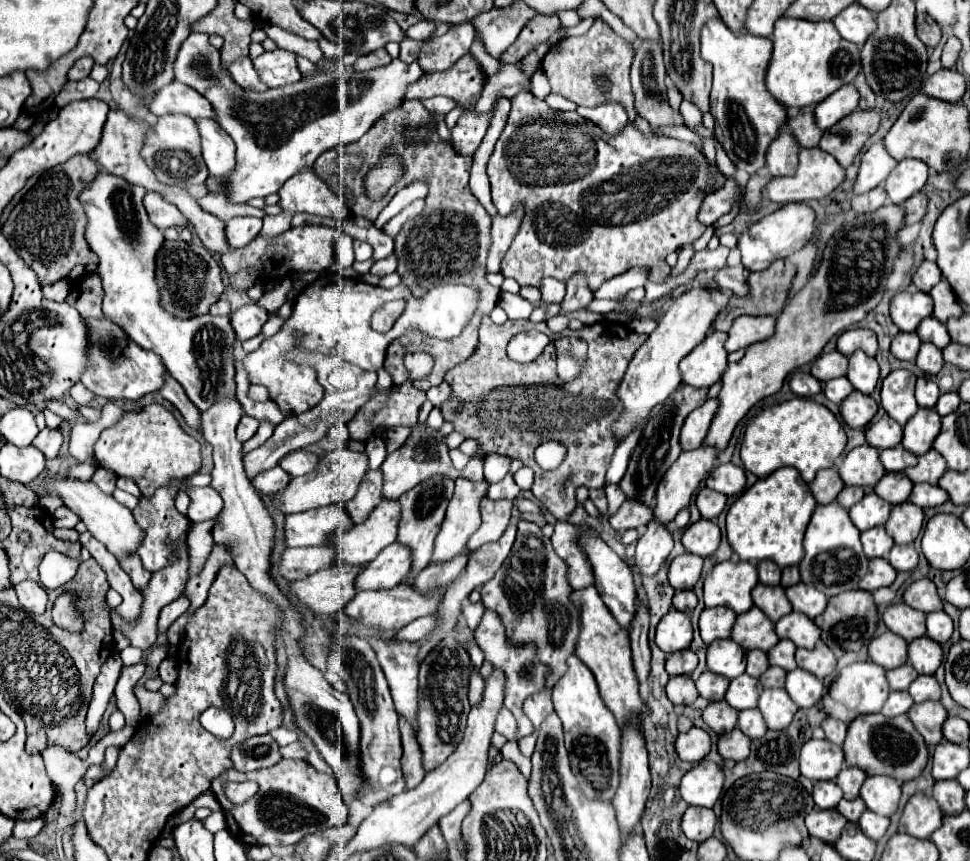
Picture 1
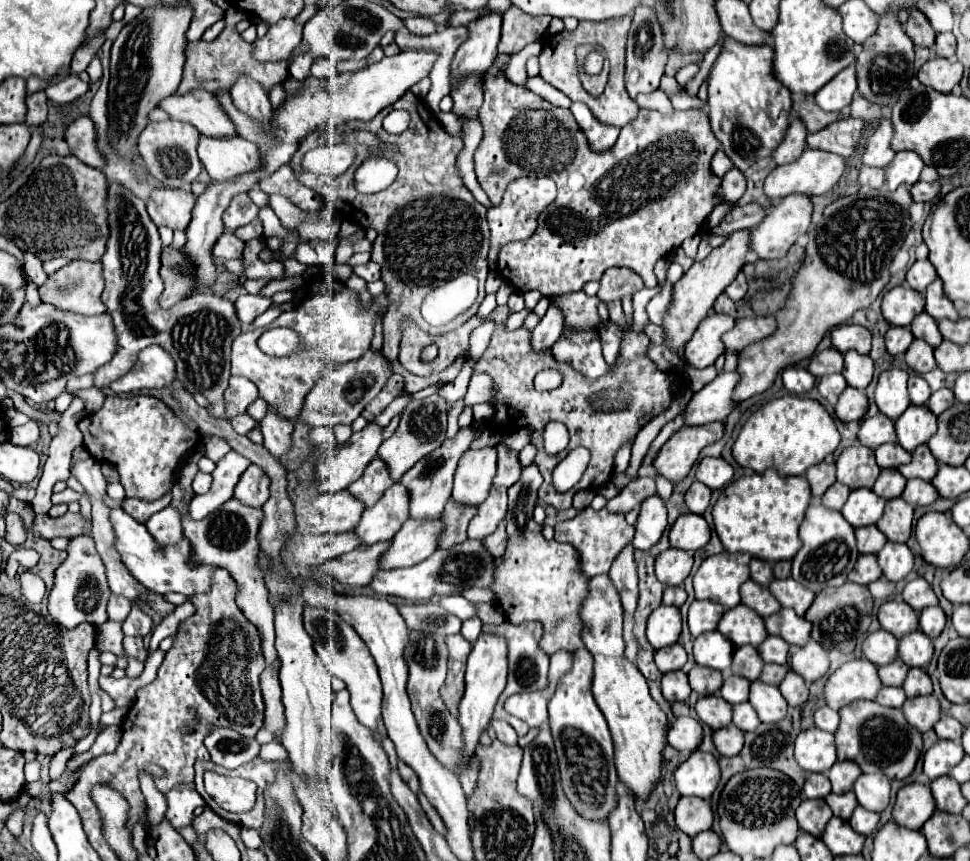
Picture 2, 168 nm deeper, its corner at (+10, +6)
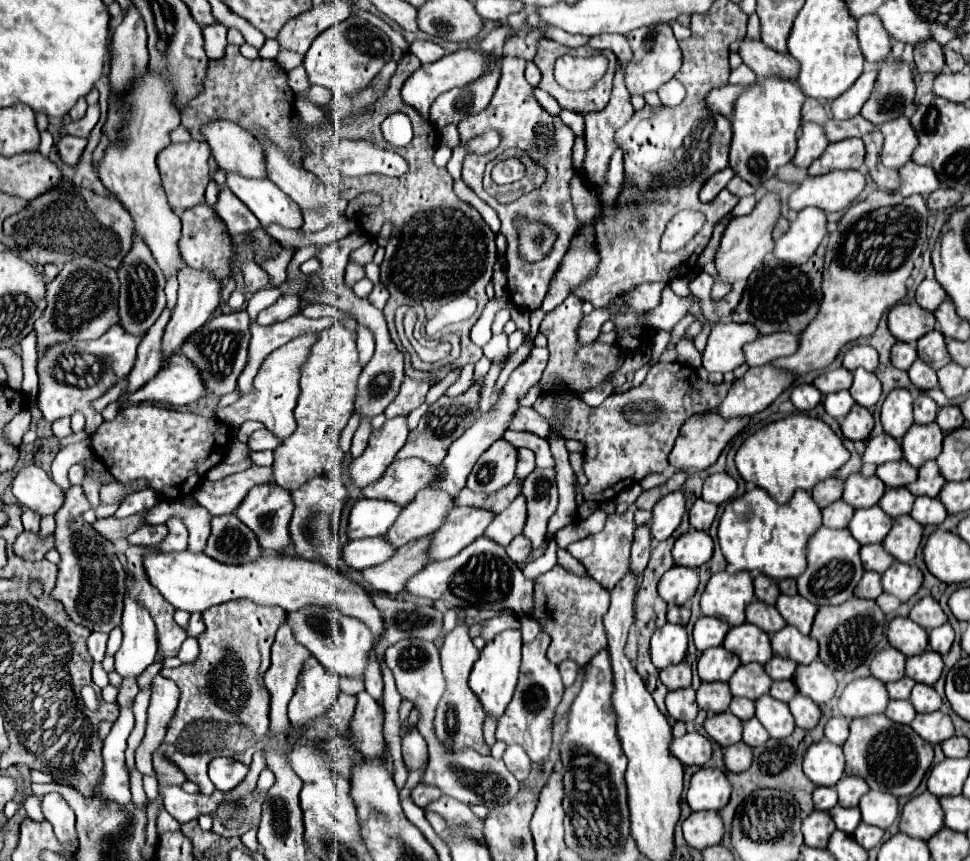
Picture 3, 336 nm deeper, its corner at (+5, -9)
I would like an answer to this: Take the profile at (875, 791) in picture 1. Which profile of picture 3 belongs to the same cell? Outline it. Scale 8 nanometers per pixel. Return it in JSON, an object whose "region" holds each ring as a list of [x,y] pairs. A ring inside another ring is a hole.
{"region":[[[866,792],[860,798],[860,812],[866,824],[886,830],[898,816],[898,800],[886,792]]]}

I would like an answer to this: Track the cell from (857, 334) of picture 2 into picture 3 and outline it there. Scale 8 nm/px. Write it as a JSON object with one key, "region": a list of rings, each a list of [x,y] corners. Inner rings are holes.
{"region":[[[854,346],[844,354],[844,366],[854,372],[856,368],[864,368],[868,372],[874,372],[878,366],[878,352],[870,346]]]}

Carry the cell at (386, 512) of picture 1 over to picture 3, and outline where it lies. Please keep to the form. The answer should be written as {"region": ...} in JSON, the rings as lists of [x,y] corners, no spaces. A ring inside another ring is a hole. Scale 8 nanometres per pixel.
{"region":[[[426,488],[418,492],[414,502],[402,508],[404,512],[394,522],[394,528],[390,528],[390,532],[386,534],[386,540],[390,540],[396,548],[400,548],[410,540],[424,538],[444,524],[452,508],[454,508],[454,496],[438,488]]]}

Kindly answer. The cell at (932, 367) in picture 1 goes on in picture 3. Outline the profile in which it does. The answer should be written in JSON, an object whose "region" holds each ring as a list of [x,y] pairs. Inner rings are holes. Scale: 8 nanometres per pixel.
{"region":[[[916,360],[916,362],[910,366],[908,374],[910,374],[912,384],[914,384],[916,388],[920,388],[922,392],[926,392],[926,390],[930,390],[930,388],[934,388],[934,386],[938,384],[936,372],[934,372],[926,362],[922,362],[922,360]]]}

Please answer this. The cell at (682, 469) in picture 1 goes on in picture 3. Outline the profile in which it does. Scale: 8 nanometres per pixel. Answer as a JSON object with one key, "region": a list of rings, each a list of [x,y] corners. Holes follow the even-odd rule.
{"region":[[[708,412],[708,414],[692,414],[680,428],[680,436],[670,452],[670,466],[674,470],[684,470],[684,472],[700,472],[710,468],[720,452],[726,448],[726,444],[750,422],[750,416],[738,416],[738,418],[722,418],[718,412]]]}

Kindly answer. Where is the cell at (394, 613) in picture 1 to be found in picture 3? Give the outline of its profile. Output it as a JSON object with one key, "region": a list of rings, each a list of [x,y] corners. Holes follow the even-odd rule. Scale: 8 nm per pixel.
{"region":[[[480,536],[462,552],[448,560],[432,562],[422,572],[412,576],[406,584],[406,592],[414,596],[422,596],[426,600],[444,600],[454,608],[484,608],[484,610],[502,610],[512,608],[518,616],[532,618],[534,598],[532,598],[532,582],[524,578],[518,564],[514,564],[504,546],[498,542]]]}

